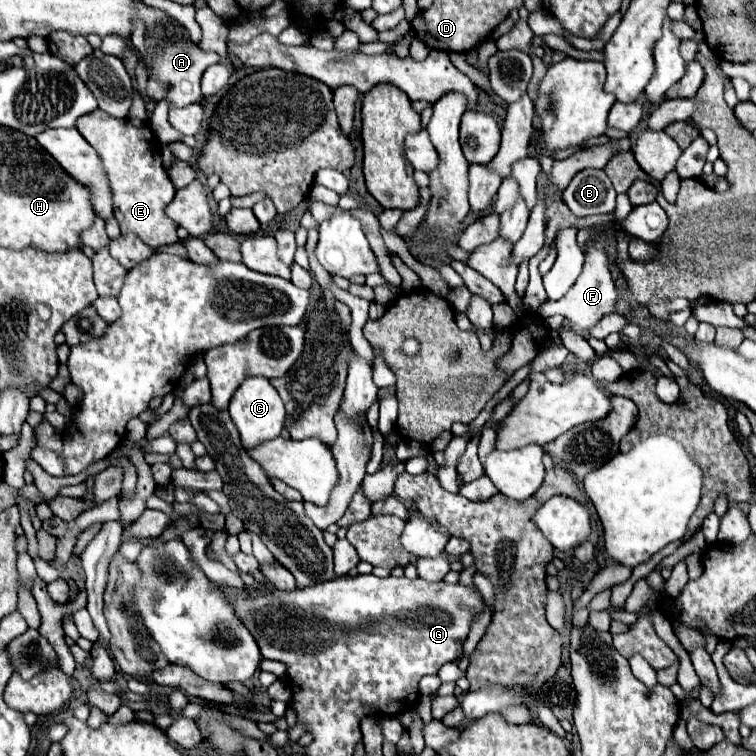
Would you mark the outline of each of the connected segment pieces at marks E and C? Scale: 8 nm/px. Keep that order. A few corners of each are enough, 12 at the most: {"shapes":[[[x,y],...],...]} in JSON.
{"shapes":[[[101,110],[75,128],[97,150],[121,232],[179,242],[161,144]],[[249,376],[229,414],[245,448],[279,436],[283,400],[263,376]]]}

